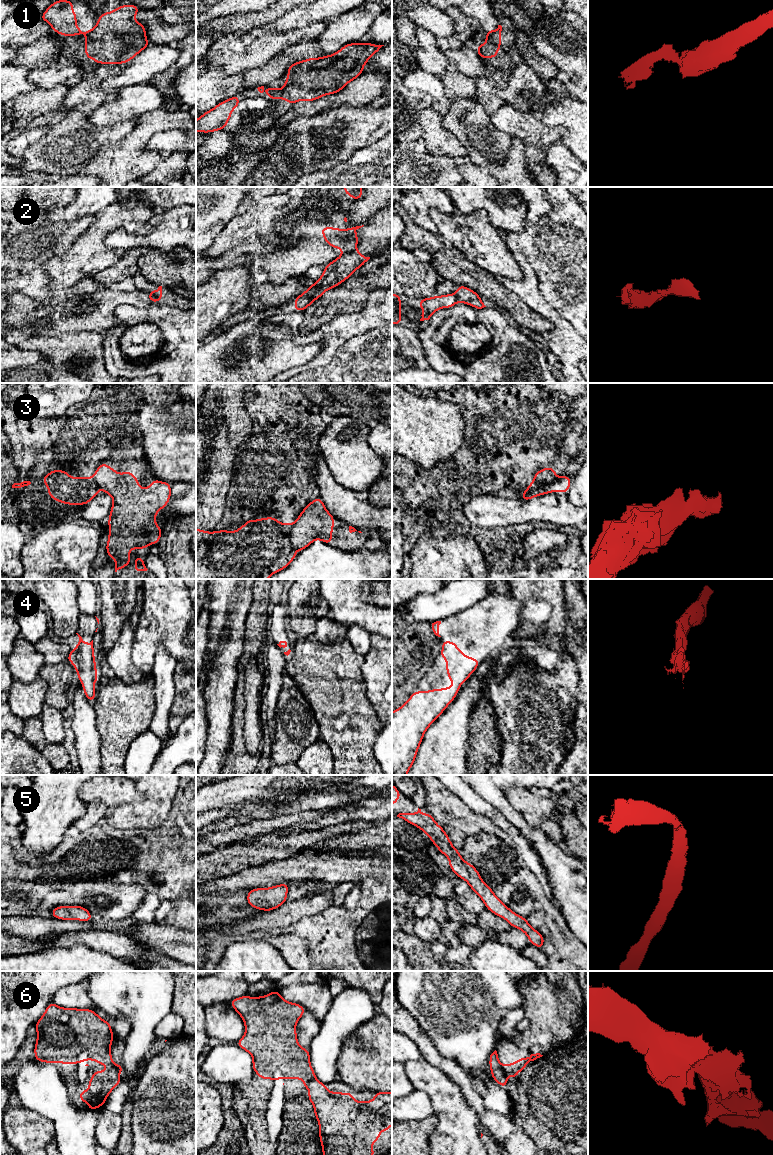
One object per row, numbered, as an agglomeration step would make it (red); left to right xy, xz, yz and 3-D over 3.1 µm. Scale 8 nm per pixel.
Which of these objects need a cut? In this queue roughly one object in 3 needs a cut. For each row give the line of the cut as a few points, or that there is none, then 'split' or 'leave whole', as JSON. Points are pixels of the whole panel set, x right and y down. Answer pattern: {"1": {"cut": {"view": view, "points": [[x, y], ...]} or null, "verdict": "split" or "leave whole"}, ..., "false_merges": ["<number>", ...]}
{"1": {"cut": {"view": "xz", "points": [[283, 88], [279, 95]]}, "verdict": "split"}, "2": {"cut": {"view": "xz", "points": [[355, 248], [344, 253]]}, "verdict": "split"}, "3": {"cut": {"view": "xz", "points": [[293, 524], [290, 530], [290, 543], [292, 546]]}, "verdict": "split"}, "4": {"cut": null, "verdict": "leave whole"}, "5": {"cut": null, "verdict": "leave whole"}, "6": {"cut": {"view": "xz", "points": [[315, 1078], [306, 1086]]}, "verdict": "split"}, "false_merges": ["1", "2", "3", "6"]}

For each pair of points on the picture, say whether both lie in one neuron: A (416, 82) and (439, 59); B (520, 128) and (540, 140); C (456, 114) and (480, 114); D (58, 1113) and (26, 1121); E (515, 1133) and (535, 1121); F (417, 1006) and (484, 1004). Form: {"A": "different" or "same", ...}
{"A": "different", "B": "same", "C": "same", "D": "different", "E": "different", "F": "same"}

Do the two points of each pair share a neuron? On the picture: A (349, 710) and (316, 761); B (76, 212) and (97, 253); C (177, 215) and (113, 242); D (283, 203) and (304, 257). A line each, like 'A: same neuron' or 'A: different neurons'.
A: different neurons
B: different neurons
C: same neuron
D: same neuron

